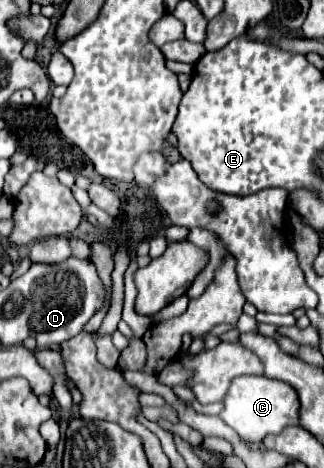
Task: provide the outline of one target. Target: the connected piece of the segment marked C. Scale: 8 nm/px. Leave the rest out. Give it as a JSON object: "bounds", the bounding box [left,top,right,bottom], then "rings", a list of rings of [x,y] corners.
{"bounds":[218,376,298,444],"rings":[[[238,376],[230,382],[218,418],[224,420],[224,424],[230,426],[246,444],[258,444],[268,434],[280,434],[284,426],[298,426],[296,410],[296,392],[288,384],[264,376]]]}

